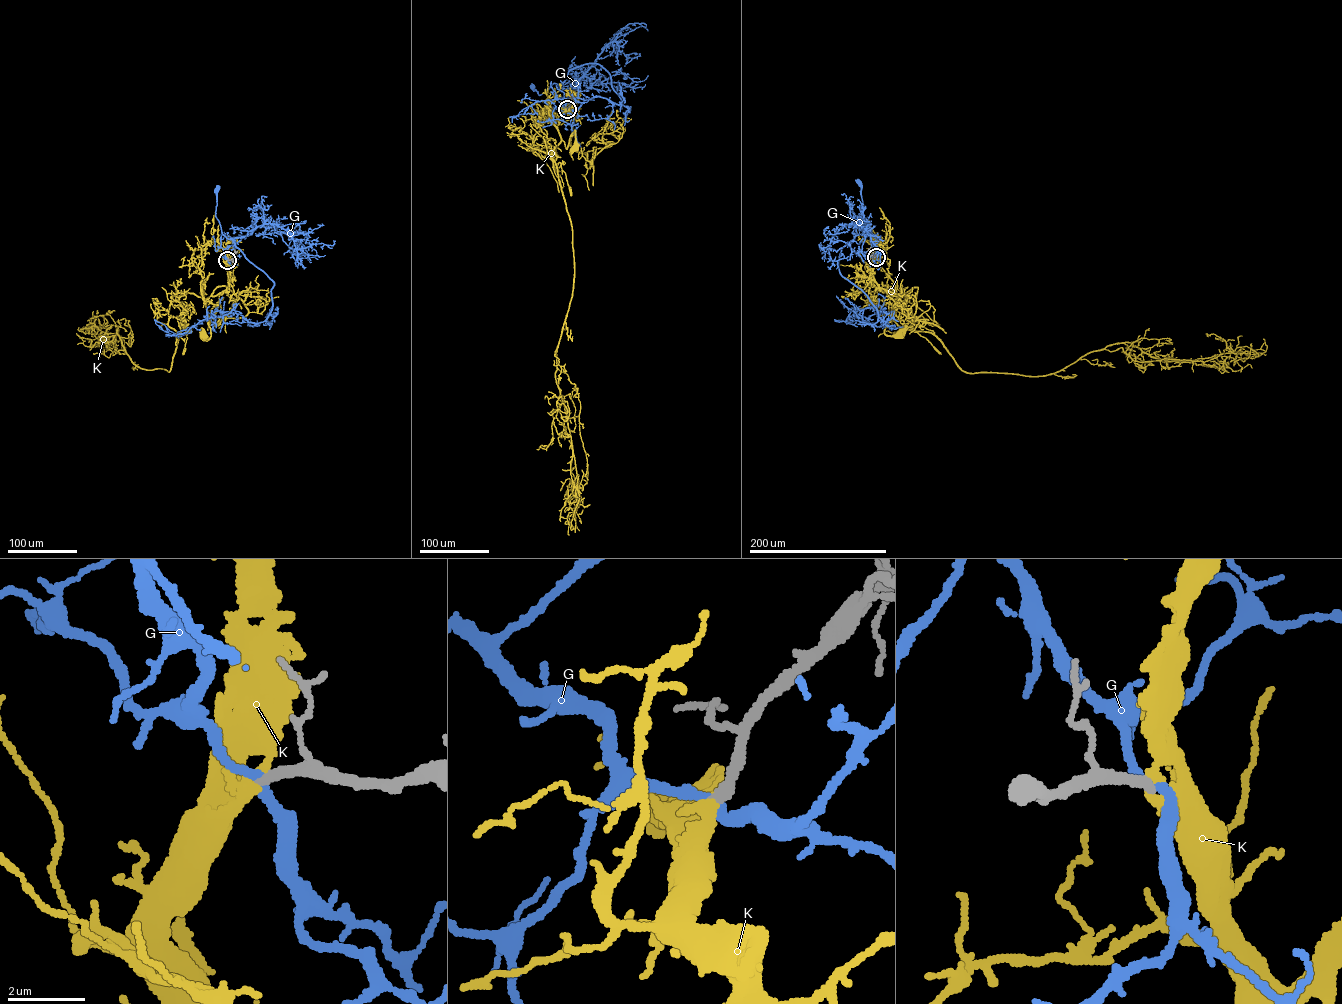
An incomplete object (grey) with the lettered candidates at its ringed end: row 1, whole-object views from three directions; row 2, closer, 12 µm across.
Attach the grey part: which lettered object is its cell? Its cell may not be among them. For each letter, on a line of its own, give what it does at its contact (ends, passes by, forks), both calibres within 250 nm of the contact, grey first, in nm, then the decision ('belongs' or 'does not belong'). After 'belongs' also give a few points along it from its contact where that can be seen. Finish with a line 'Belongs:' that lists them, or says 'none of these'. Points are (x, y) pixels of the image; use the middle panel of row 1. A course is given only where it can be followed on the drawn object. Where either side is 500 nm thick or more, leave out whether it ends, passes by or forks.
G: it passes by; calibres 300 and 260 nm; does not belong
K: it passes by; calibres 300 and 280 nm; belongs; course (567, 109), (568, 111), (571, 106), (575, 114), (567, 149), (575, 130), (574, 146)
Belongs: K

